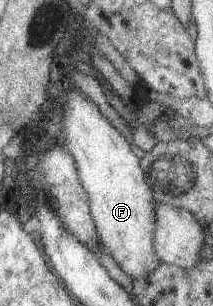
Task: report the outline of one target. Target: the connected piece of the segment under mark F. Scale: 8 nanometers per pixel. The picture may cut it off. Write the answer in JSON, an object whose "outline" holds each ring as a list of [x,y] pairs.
{"outline":[[[82,92],[66,93],[61,124],[64,146],[73,157],[79,182],[88,196],[98,242],[132,281],[145,279],[163,263],[152,247],[156,221],[154,198],[139,166],[140,160],[129,149],[129,140],[99,113],[97,105]]]}

